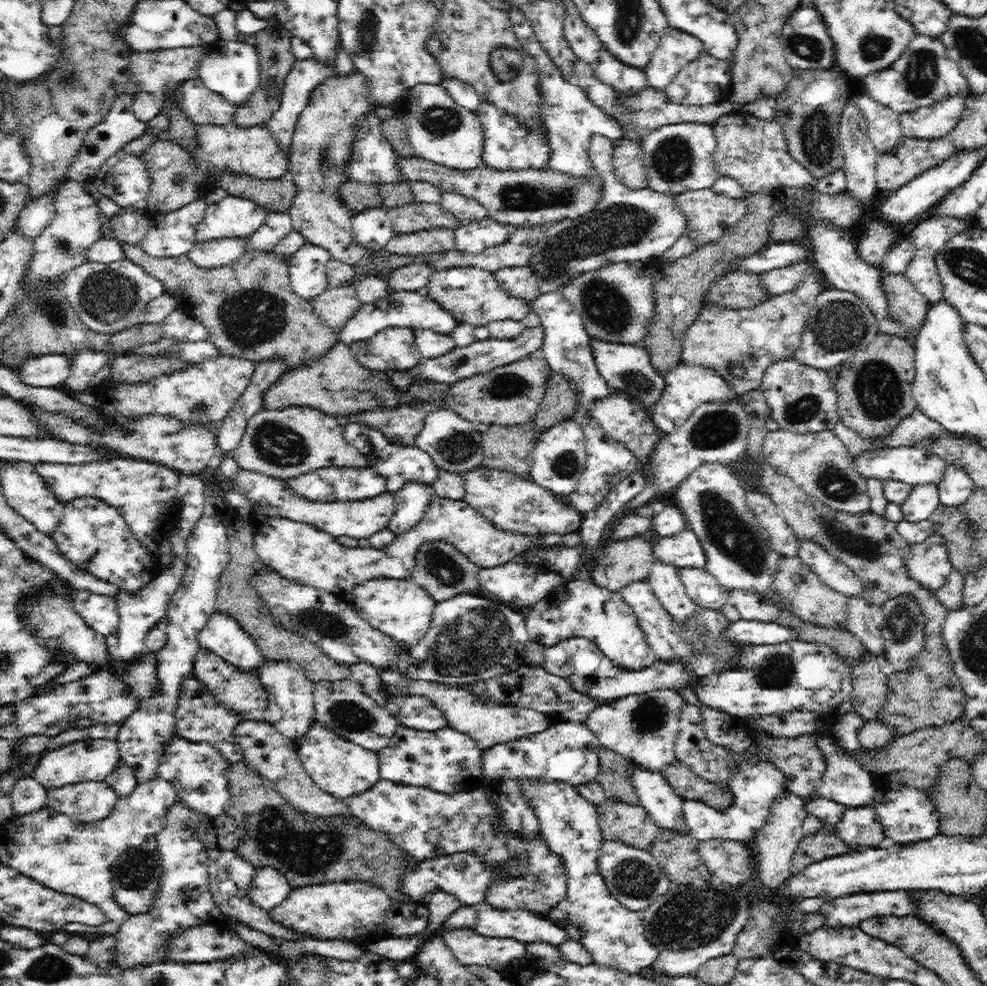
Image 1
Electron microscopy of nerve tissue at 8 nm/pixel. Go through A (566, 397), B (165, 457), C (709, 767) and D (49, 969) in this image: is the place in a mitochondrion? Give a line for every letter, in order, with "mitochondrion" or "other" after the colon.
A: other
B: other
C: other
D: mitochondrion

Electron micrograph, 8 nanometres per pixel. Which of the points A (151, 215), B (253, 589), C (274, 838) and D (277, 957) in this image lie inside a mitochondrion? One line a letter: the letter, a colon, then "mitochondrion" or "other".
A: other
B: other
C: mitochondrion
D: other

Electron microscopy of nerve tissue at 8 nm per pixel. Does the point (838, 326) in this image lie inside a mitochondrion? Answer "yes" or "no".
yes

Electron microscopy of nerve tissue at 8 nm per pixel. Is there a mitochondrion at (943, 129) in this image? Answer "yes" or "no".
no

